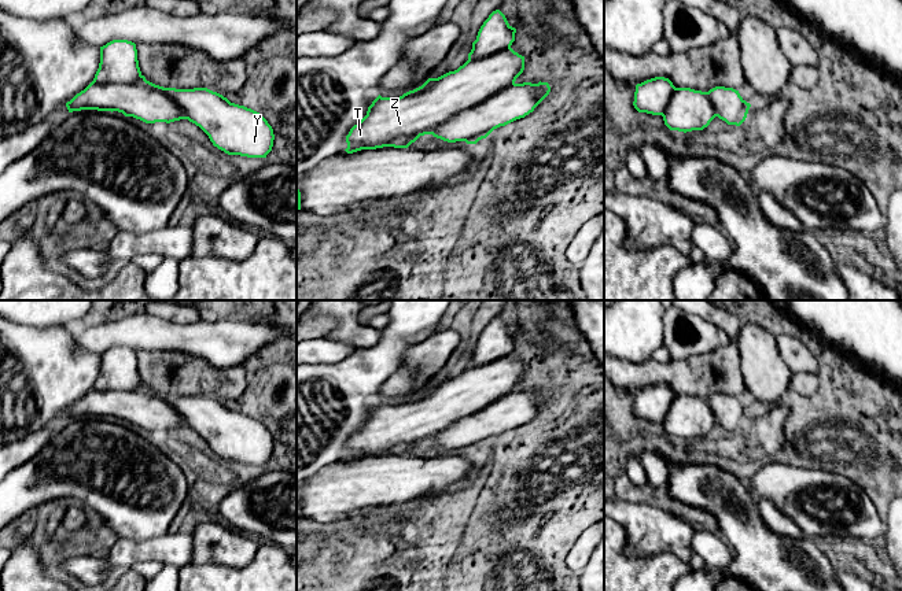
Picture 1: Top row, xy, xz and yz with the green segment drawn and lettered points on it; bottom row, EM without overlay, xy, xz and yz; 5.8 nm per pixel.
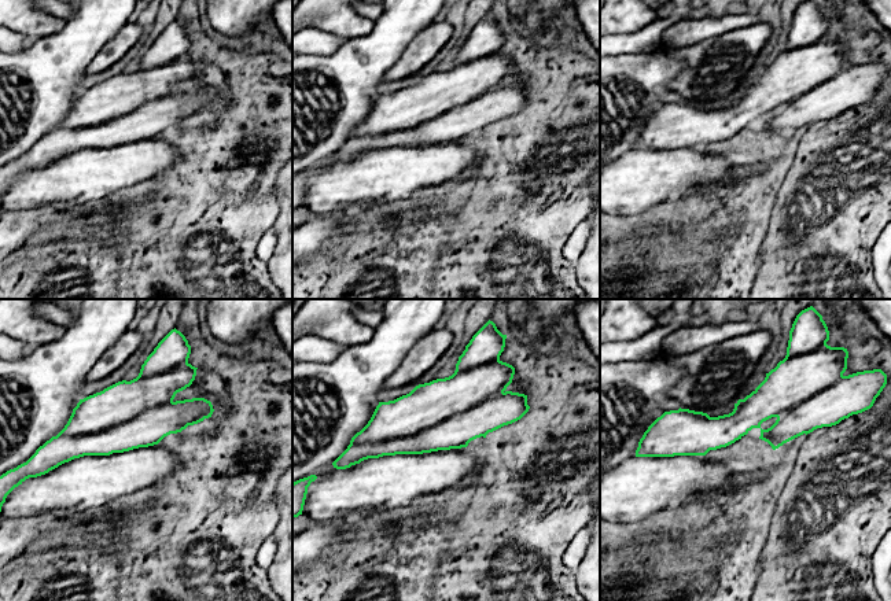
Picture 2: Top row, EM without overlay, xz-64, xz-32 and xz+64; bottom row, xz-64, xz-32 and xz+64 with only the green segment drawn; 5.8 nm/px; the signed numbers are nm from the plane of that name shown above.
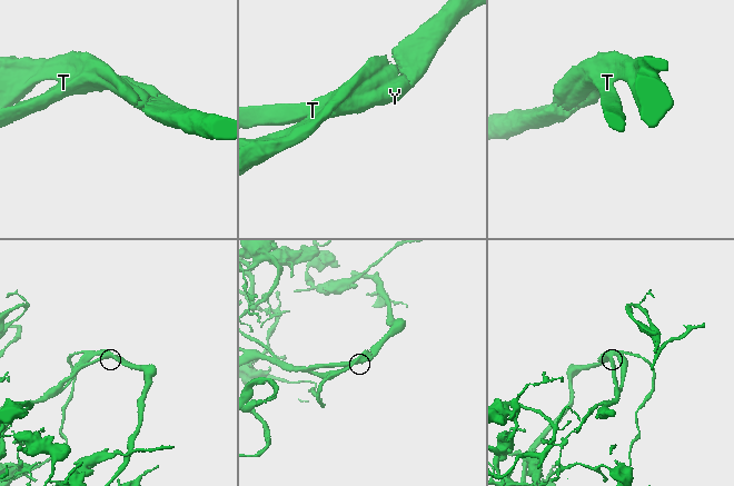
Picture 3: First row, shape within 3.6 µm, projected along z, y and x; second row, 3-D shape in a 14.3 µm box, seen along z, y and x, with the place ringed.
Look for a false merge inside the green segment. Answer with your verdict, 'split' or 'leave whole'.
leave whole

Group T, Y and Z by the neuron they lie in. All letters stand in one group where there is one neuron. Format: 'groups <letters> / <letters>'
groups T Y Z

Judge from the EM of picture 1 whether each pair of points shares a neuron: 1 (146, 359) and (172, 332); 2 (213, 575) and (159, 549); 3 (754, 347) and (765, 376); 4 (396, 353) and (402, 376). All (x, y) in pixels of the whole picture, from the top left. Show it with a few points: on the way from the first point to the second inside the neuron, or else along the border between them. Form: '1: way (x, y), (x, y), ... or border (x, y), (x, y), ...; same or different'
1: border (136, 350), (179, 351), (181, 354); different
2: border (191, 561), (179, 569); different
3: way (758, 354), (762, 369); same
4: border (416, 343), (405, 353), (400, 366), (379, 390); different

